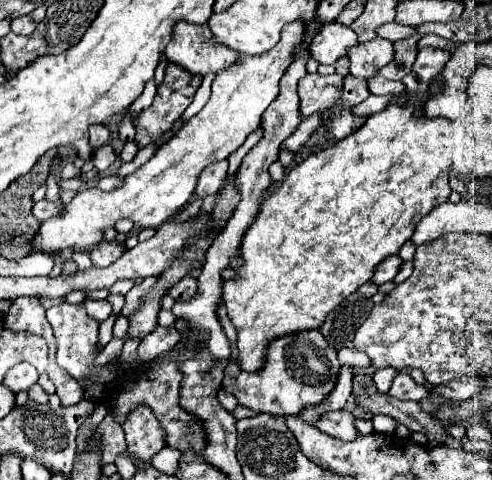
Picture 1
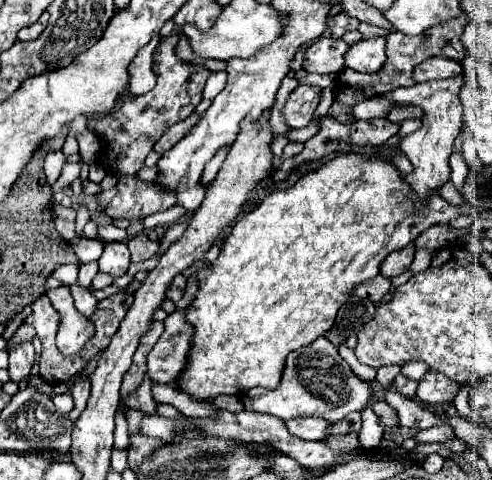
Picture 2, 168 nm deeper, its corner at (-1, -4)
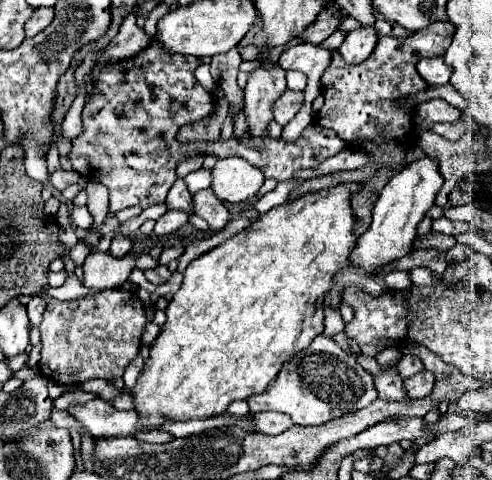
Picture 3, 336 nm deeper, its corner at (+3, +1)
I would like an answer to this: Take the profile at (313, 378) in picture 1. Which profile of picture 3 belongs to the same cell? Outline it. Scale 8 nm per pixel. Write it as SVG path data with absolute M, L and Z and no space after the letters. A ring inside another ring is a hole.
M325 334L317 336L309 348L295 354L289 362L283 364L277 380L269 384L263 394L251 396L247 400L251 412L285 412L291 416L293 426L319 426L333 418L357 412L377 400L377 390L373 384L373 376L359 366L359 362L345 354L341 346L337 346Z

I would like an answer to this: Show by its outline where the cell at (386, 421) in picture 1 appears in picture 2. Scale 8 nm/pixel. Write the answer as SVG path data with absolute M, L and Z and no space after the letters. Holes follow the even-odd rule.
M439 425L426 430L418 431L413 438L421 443L444 443L452 439L452 435L453 437L455 436L449 426Z

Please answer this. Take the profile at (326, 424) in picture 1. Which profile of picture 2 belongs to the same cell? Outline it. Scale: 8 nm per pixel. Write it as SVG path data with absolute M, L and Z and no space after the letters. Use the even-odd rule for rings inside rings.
M299 417L299 419L287 421L285 425L295 437L309 439L309 441L319 441L319 439L327 437L325 429L329 429L329 421L317 419L317 417Z

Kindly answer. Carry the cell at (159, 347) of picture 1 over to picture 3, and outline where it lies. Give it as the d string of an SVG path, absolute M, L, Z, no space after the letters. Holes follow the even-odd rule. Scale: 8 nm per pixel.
M103 290L97 296L83 296L75 300L49 300L49 306L43 314L43 322L39 326L41 330L41 372L57 382L57 384L83 384L93 378L119 378L125 370L125 366L137 356L141 346L141 334L147 324L147 316L143 310L143 302L139 300L135 290Z

